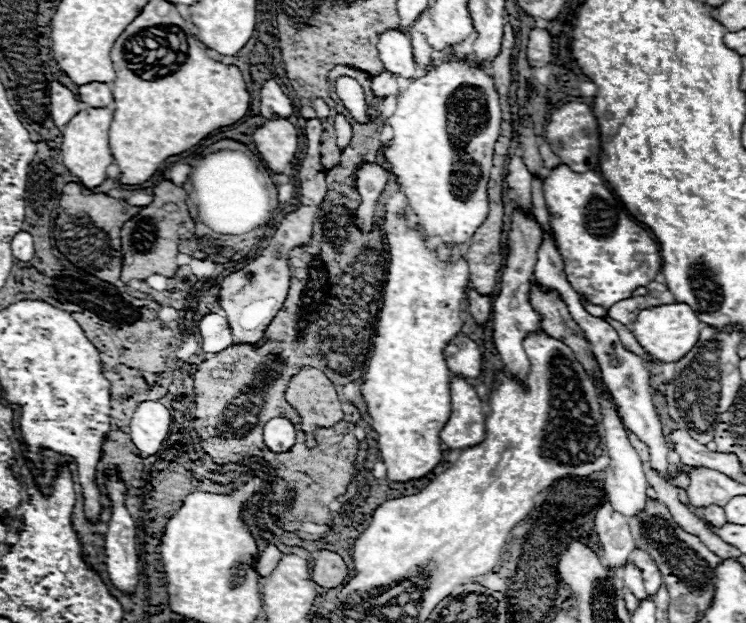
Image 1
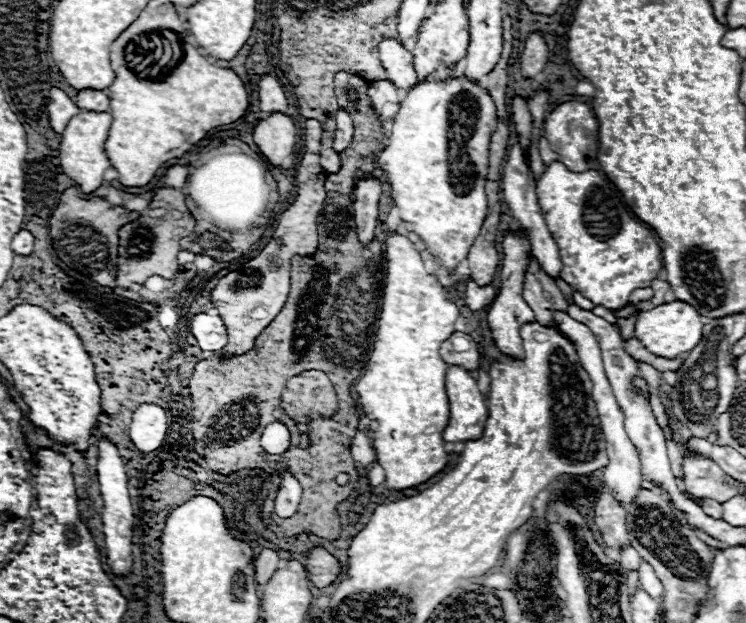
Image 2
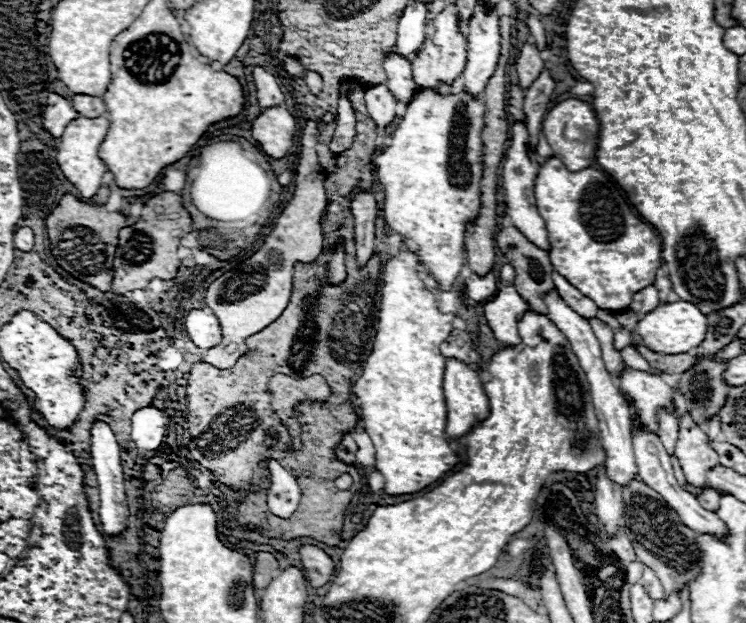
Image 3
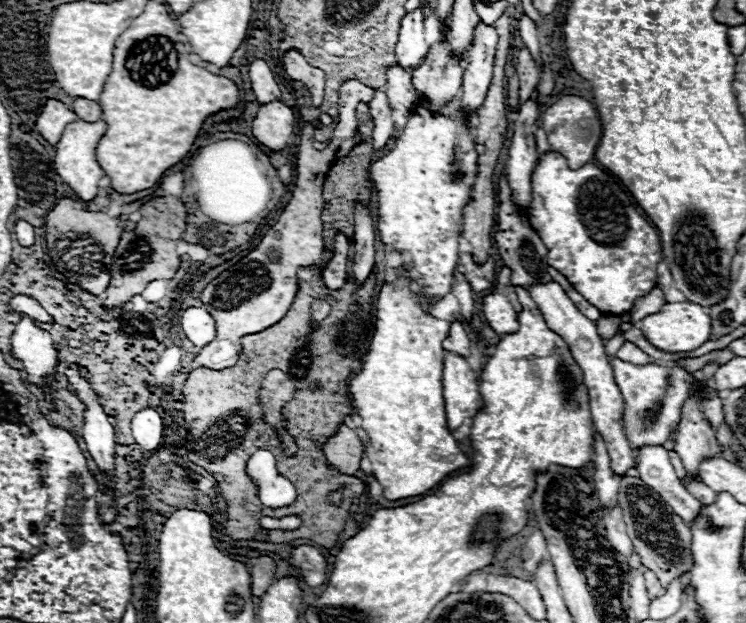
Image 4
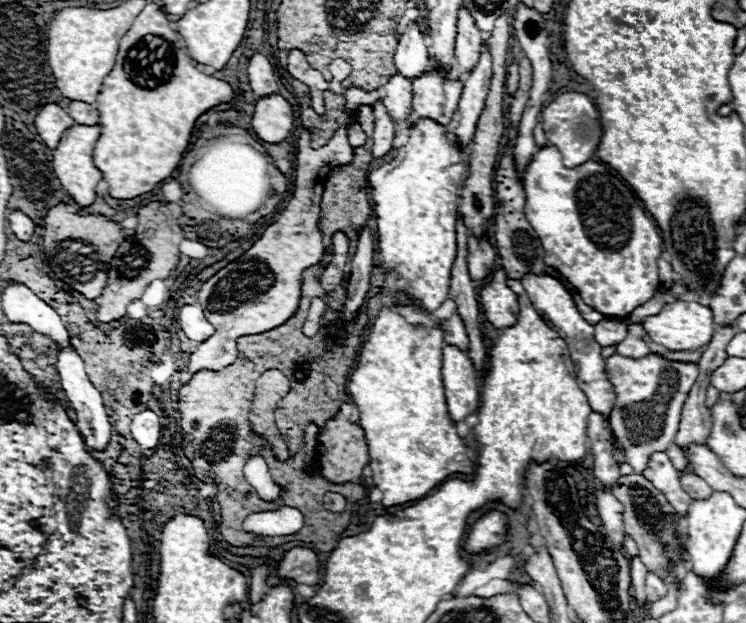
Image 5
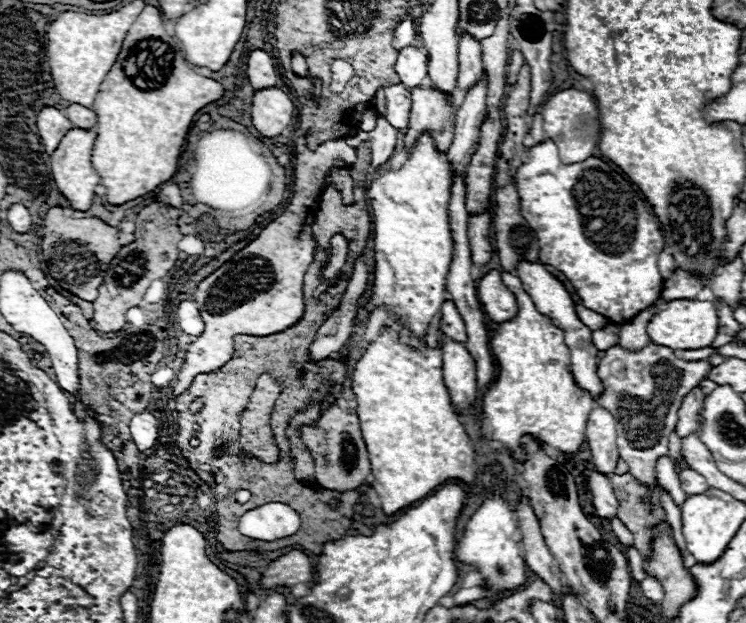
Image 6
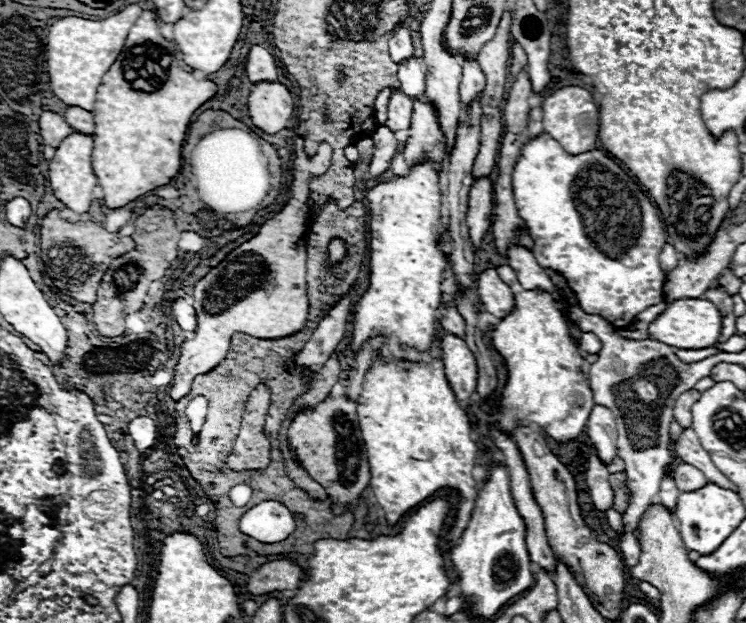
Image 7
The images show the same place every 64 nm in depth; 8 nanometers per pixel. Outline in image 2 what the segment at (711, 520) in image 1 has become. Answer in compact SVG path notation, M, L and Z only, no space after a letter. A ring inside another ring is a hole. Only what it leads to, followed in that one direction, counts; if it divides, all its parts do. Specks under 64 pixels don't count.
M700 500L700 506L704 508L704 512L708 514L708 516L712 516L712 518L722 518L722 504L718 504L718 502L714 502L714 500Z

